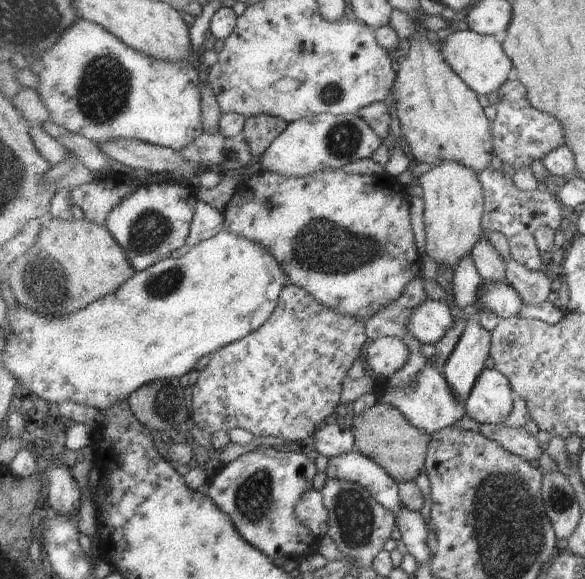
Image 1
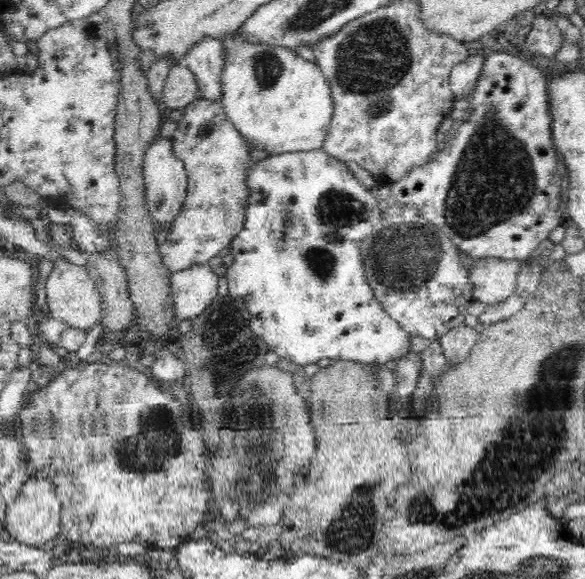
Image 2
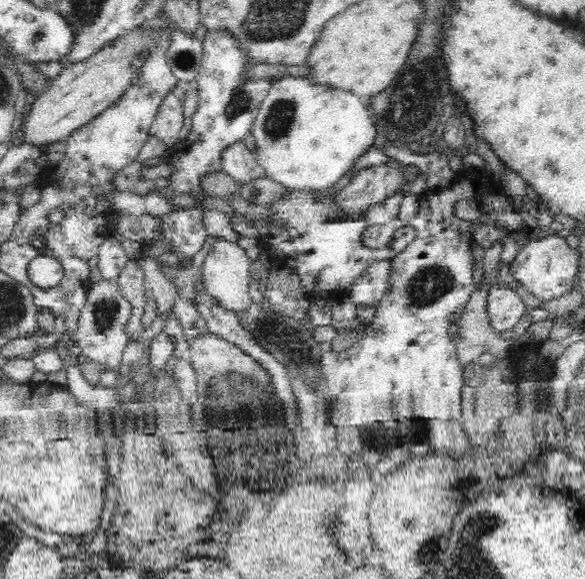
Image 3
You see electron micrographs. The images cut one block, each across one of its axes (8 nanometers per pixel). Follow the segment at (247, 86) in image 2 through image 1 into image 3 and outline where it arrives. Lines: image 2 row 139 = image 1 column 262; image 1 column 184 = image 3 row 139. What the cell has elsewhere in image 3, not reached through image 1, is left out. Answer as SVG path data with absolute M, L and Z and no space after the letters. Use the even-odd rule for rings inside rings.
M280 78L262 103L251 130L257 159L267 178L291 192L318 193L334 186L372 150L378 136L373 112L363 104L363 98L314 85L306 78Z

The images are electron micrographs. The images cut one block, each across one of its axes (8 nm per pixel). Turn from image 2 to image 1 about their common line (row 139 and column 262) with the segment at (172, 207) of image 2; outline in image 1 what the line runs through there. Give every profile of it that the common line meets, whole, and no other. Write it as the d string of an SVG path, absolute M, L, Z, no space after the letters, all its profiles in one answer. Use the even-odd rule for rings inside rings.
M323 113L290 123L258 161L262 171L282 174L287 178L305 178L325 171L340 170L345 164L372 158L383 145L382 137L363 117Z

